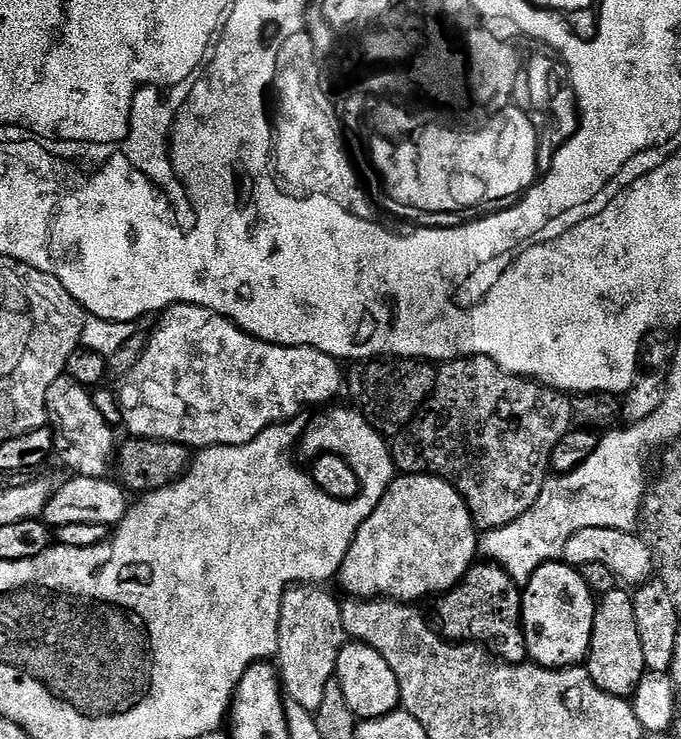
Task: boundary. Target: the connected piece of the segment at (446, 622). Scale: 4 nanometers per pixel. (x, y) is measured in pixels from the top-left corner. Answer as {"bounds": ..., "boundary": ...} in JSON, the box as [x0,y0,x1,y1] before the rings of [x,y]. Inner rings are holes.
{"bounds":[431,562,528,664],"boundary":[[[491,562],[480,563],[473,563],[468,569],[467,576],[458,585],[459,590],[443,593],[431,601],[431,623],[445,640],[453,642],[467,642],[470,636],[492,636],[491,651],[505,664],[516,664],[516,656],[527,657],[528,654],[524,644],[524,626],[520,622],[521,589],[504,568]],[[476,592],[488,592],[488,612],[496,612],[496,608],[500,608],[500,612],[508,612],[508,620],[500,616],[500,624],[484,624],[488,616],[476,616]],[[496,592],[500,592],[500,596],[496,596]]]}

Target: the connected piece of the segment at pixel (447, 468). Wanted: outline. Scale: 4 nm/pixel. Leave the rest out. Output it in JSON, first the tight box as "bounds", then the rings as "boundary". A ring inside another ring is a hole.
{"bounds":[391,356,573,532],"boundary":[[[465,356],[459,360],[450,360],[437,371],[436,388],[428,399],[428,403],[421,408],[415,420],[395,437],[396,444],[394,442],[391,445],[393,462],[401,473],[409,476],[438,476],[447,484],[454,485],[460,497],[463,498],[464,505],[468,507],[468,513],[472,516],[472,522],[477,529],[489,532],[495,528],[510,526],[510,522],[522,518],[522,514],[526,514],[526,510],[530,510],[530,506],[538,502],[538,494],[542,494],[542,486],[550,476],[549,464],[554,446],[567,432],[573,431],[572,403],[573,401],[565,393],[558,392],[554,388],[537,384],[535,380],[530,380],[527,376],[511,376],[510,373],[503,372],[493,360],[485,356]]]}

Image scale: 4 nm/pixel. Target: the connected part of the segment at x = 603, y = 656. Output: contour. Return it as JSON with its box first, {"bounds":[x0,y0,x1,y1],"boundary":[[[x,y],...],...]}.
{"bounds":[586,590,646,698],"boundary":[[[615,590],[599,597],[586,667],[588,677],[606,694],[632,698],[644,677],[646,660],[643,658],[638,623],[635,622],[633,597],[621,591],[624,590]]]}

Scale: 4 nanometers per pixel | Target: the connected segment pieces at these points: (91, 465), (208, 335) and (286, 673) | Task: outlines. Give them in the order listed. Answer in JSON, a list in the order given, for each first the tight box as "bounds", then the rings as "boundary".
[{"bounds":[47,374,118,479],"boundary":[[[65,374],[55,379],[47,390],[47,410],[55,432],[57,457],[60,456],[75,475],[105,479],[115,463],[118,439],[114,436],[115,429],[96,408],[93,395]]]},{"bounds":[118,304,346,450],"boundary":[[[197,304],[165,308],[159,320],[160,325],[148,336],[141,360],[123,377],[124,385],[118,388],[123,427],[128,427],[136,438],[178,442],[190,450],[216,448],[220,444],[238,446],[258,438],[272,424],[291,421],[304,407],[334,399],[340,392],[340,383],[346,380],[340,373],[341,361],[330,354],[313,348],[267,344],[243,332],[234,321]]]},{"bounds":[276,585,348,714],"boundary":[[[291,585],[284,592],[282,614],[279,618],[279,650],[276,662],[281,676],[281,685],[289,700],[305,707],[313,714],[322,704],[326,686],[335,679],[338,655],[348,642],[342,623],[341,603],[325,590],[325,587],[319,585]]]}]

